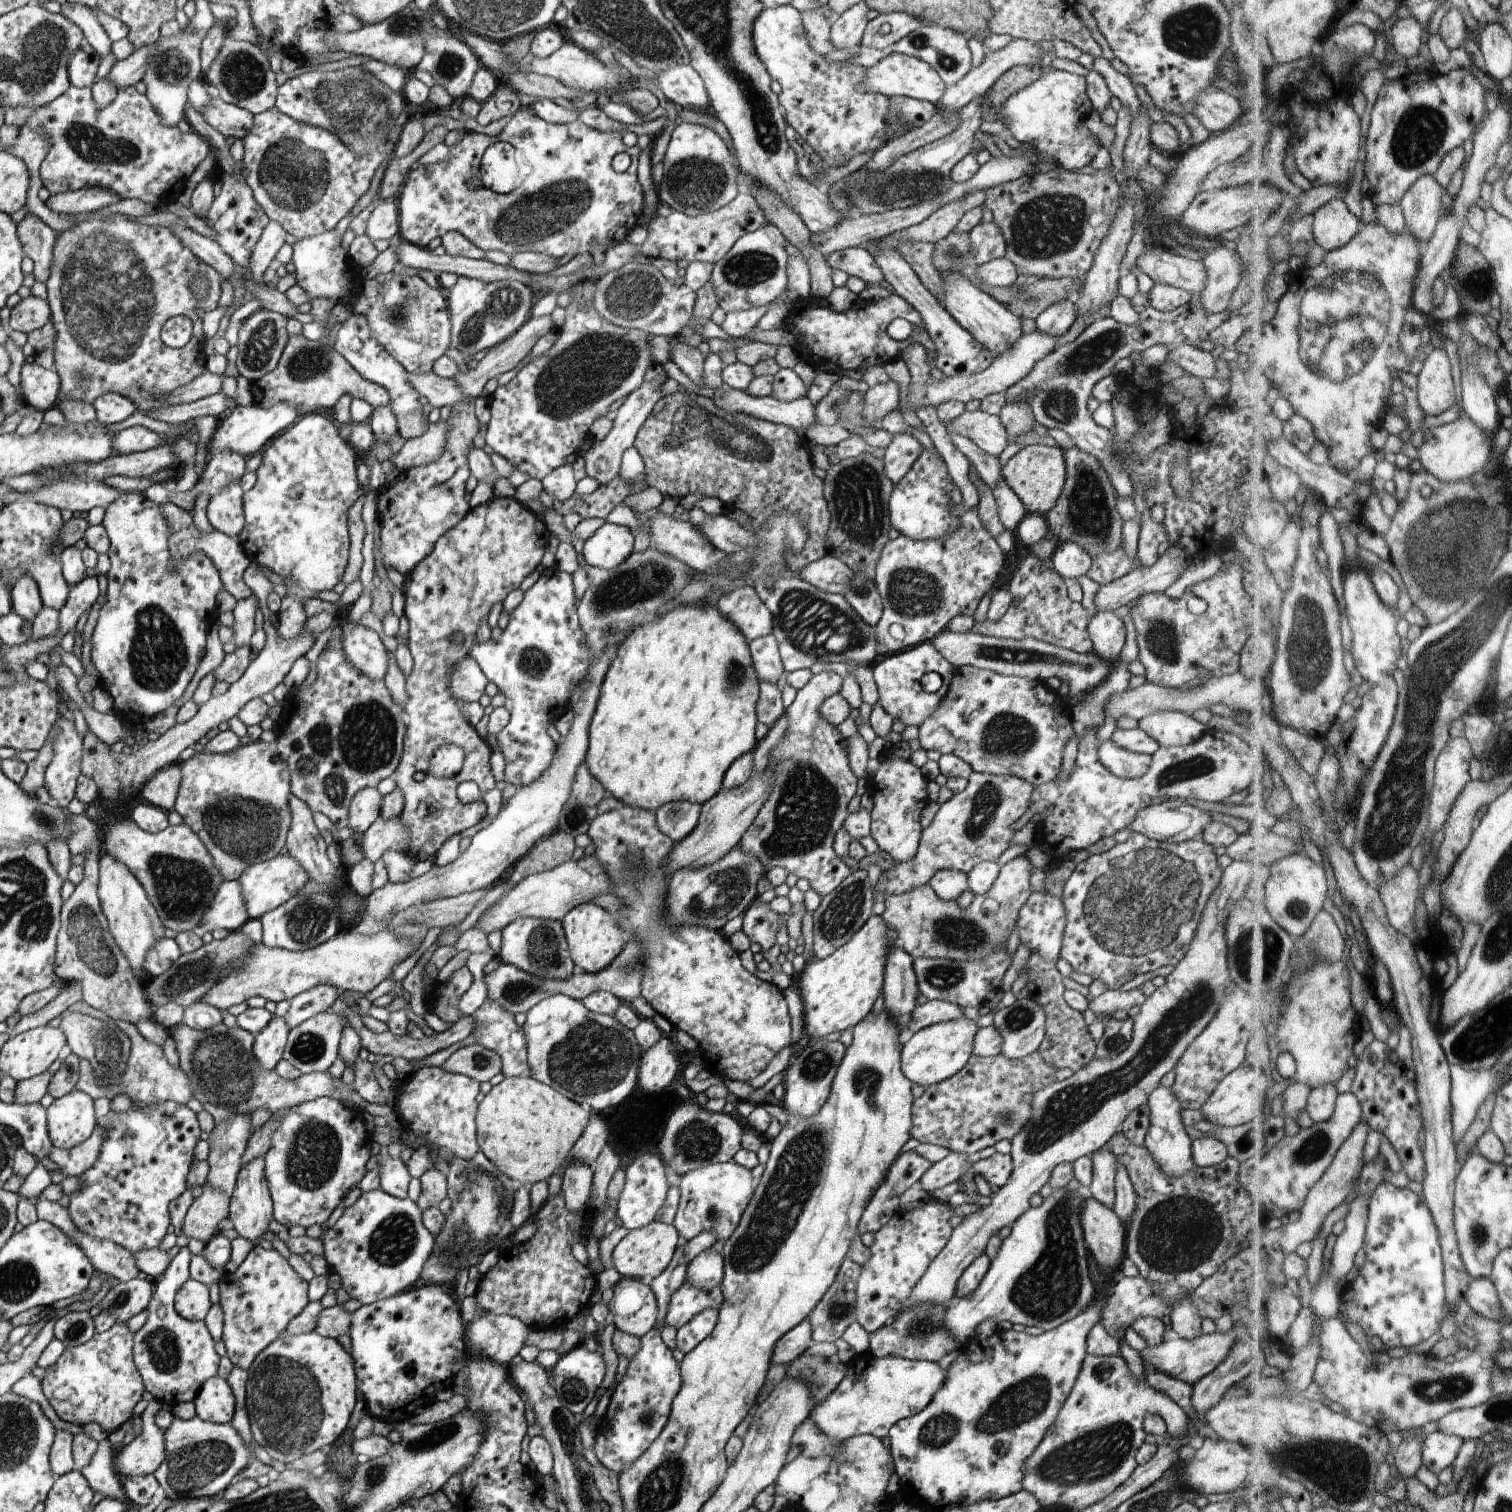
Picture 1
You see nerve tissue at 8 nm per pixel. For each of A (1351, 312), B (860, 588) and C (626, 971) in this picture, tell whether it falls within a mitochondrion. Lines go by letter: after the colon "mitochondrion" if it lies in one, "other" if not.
A: mitochondrion
B: mitochondrion
C: mitochondrion

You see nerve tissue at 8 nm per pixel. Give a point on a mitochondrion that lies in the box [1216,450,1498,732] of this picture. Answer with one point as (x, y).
(1423, 549)

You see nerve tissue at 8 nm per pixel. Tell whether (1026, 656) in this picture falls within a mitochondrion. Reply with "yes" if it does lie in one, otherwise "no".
yes

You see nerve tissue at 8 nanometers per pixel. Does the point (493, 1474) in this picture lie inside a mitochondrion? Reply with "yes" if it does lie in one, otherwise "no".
no

